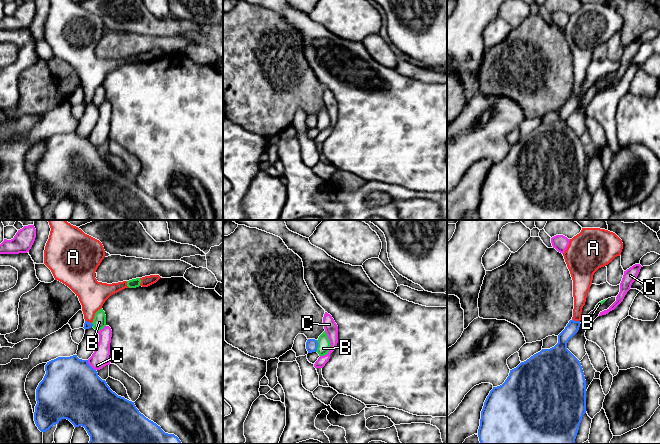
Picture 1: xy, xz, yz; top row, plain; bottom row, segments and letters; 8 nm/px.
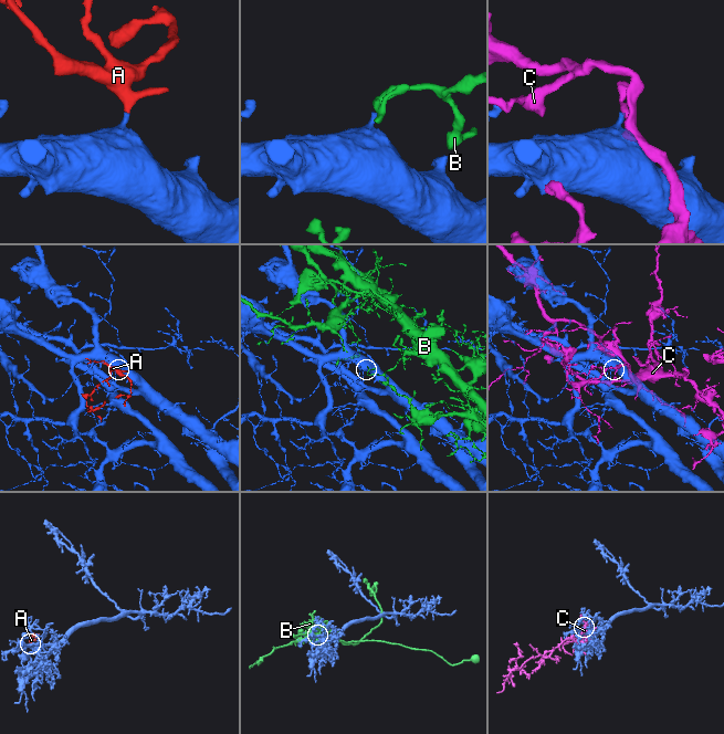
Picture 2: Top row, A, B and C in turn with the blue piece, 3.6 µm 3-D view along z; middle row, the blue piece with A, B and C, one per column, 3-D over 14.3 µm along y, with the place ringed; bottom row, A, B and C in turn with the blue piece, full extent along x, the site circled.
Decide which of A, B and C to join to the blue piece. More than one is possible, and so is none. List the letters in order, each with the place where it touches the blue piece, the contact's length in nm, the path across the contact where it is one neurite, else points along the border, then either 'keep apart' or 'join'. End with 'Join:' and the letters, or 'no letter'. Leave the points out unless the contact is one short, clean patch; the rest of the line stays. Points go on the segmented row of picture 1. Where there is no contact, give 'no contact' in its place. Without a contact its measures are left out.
A: contact yz (576, 321); length 70 nm; way yz (571, 329), (576, 321), (580, 291); join
B: contact xz (317, 346); length 100 nm; keep apart
C: contact xy (89, 365); length 110 nm; keep apart
Join: A

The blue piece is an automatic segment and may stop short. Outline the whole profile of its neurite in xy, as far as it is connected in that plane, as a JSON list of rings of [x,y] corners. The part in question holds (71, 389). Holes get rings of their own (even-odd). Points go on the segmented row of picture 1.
[[[73,355],[70,357],[58,357],[47,362],[46,374],[36,389],[36,401],[34,421],[41,432],[46,432],[61,419],[69,420],[74,427],[82,426],[90,436],[88,444],[182,444],[174,434],[165,433],[160,426],[146,418],[136,408],[134,402],[118,396],[102,380],[88,360],[82,360]]]

